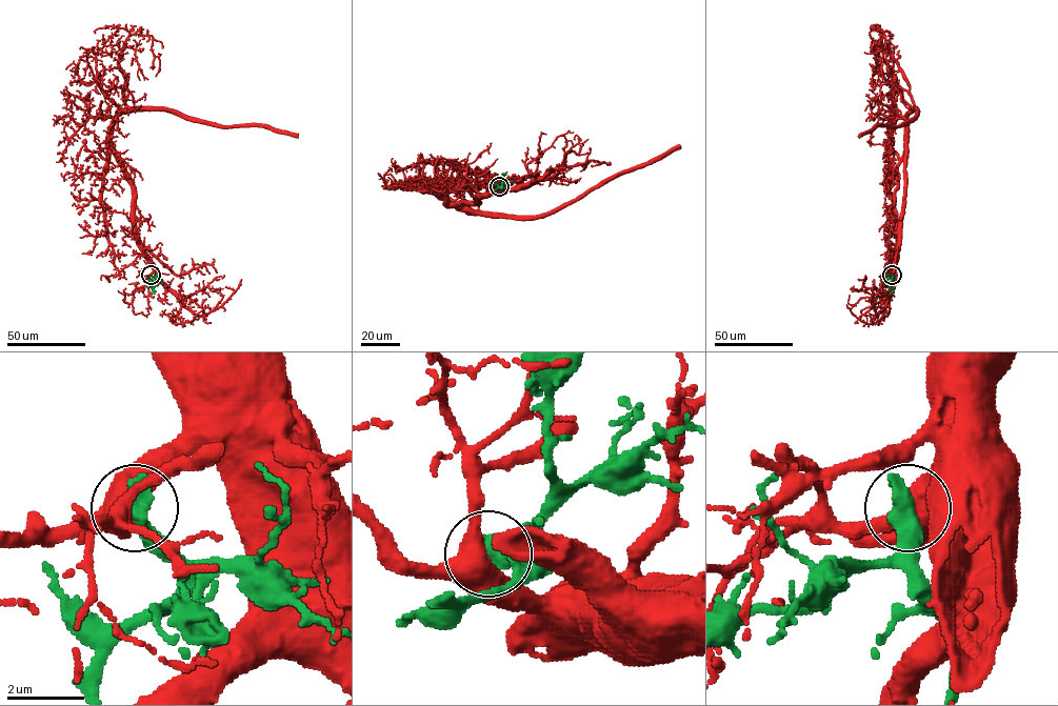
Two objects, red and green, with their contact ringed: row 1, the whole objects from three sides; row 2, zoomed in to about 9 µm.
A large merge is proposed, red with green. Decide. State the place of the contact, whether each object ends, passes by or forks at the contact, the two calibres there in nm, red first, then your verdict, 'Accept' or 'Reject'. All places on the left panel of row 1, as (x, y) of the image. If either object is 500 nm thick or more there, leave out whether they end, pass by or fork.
Place: (151, 275). Thickness 600 nm (red) against 600 nm. Reject

